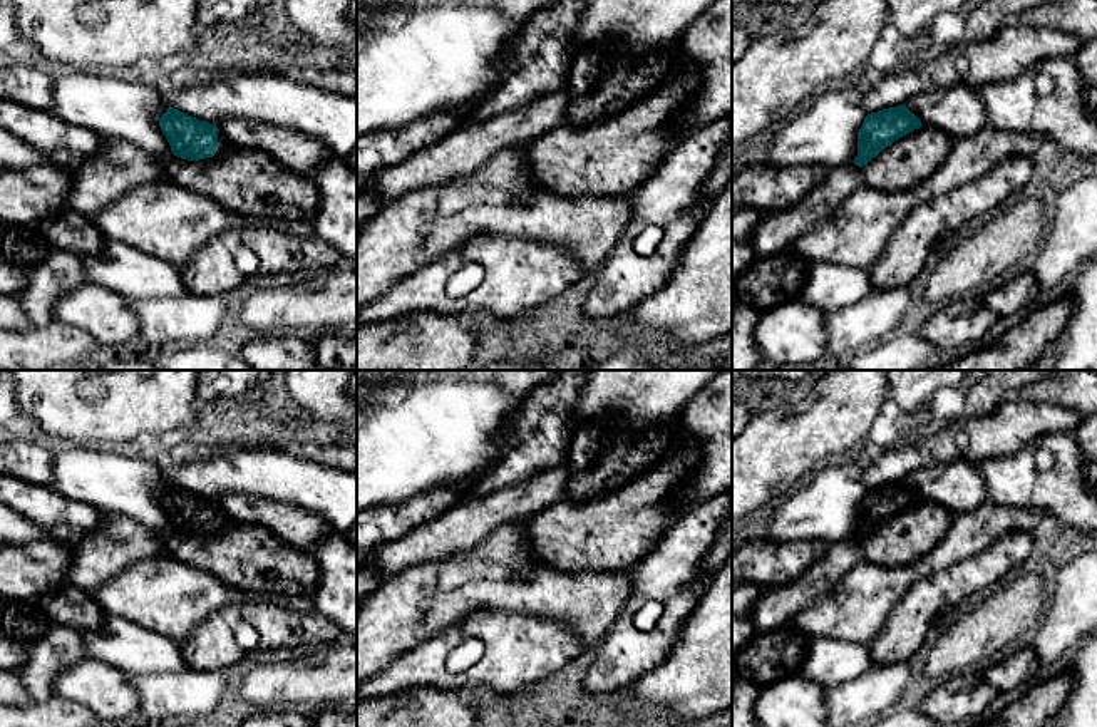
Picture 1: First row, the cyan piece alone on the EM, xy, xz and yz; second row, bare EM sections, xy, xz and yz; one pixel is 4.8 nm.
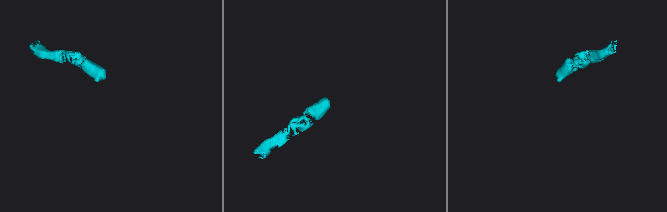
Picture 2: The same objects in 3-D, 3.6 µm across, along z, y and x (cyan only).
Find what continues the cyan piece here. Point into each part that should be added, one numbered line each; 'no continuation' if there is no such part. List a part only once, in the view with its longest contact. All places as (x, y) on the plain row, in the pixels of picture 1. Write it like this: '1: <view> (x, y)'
1: xy (223, 520)

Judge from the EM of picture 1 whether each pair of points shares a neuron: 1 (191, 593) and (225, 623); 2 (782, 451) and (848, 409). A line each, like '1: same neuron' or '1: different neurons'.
1: different neurons
2: same neuron

